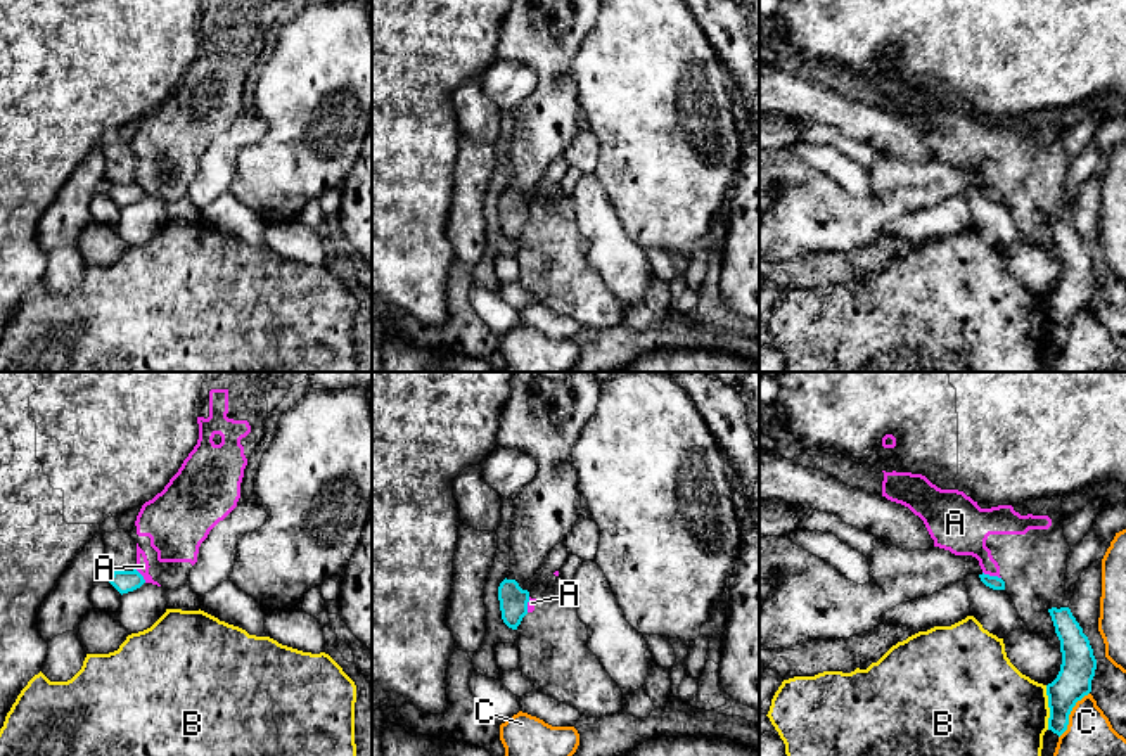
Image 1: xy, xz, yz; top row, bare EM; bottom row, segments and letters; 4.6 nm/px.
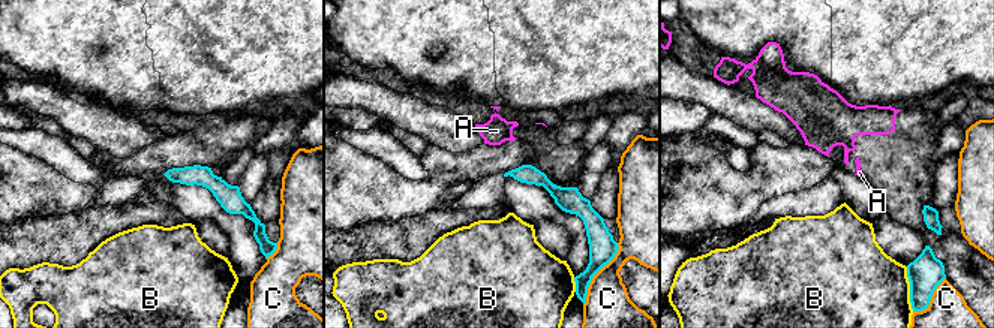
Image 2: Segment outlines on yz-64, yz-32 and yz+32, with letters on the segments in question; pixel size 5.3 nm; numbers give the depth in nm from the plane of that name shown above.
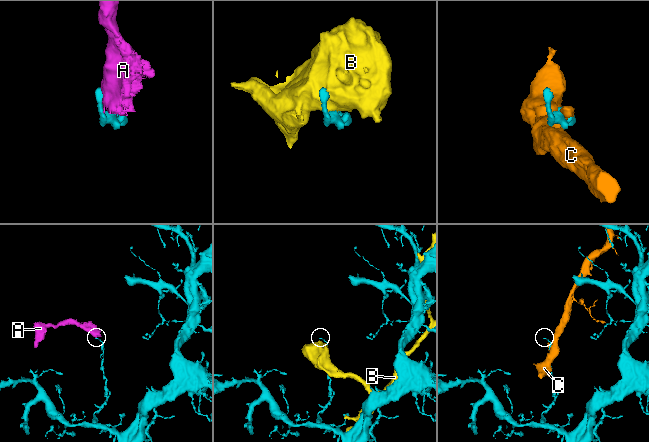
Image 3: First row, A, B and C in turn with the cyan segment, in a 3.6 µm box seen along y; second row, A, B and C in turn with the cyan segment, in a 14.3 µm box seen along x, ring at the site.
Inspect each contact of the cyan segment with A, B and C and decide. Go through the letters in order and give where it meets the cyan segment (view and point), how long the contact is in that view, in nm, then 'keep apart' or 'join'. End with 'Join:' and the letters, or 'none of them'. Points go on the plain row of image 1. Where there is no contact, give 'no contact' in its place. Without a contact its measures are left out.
A: yz (991, 189) | 90 nm | keep apart
B: yz (1049, 319) | 200 nm | keep apart
C: yz (1069, 326) | 260 nm | keep apart
Join: none of them

